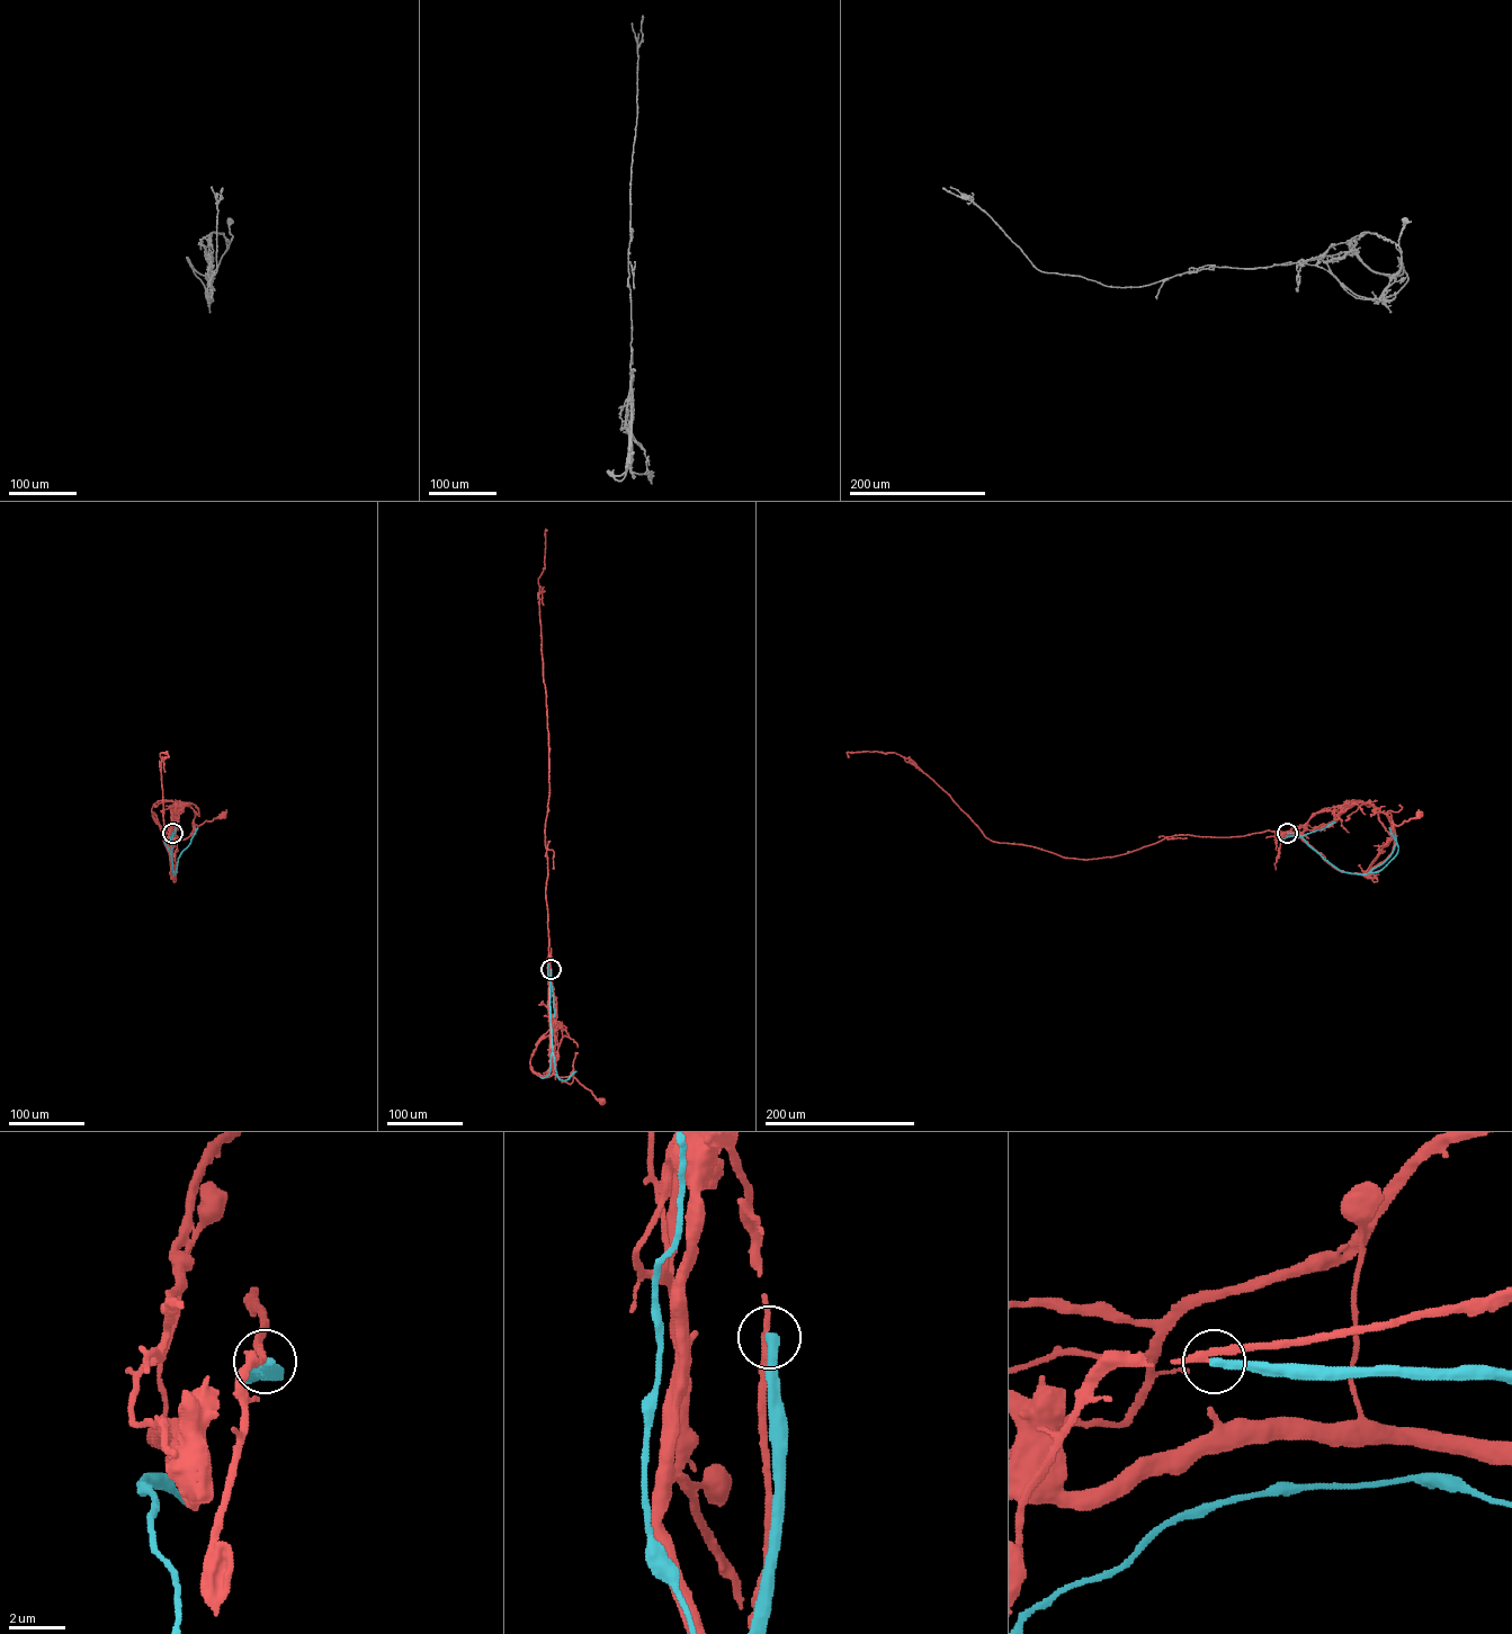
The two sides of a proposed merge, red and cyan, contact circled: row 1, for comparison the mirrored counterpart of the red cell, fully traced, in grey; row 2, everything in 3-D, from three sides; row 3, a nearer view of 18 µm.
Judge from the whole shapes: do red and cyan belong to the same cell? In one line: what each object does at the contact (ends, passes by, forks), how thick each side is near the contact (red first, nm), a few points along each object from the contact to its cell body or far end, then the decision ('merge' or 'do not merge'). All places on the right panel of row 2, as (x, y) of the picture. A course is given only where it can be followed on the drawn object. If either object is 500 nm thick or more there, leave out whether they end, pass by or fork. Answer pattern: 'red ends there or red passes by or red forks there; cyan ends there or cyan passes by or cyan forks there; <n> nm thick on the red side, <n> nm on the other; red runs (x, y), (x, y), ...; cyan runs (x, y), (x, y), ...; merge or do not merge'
red passes by; cyan ends there; 200 nm thick on the red side, 360 nm on the other; red runs (1287, 833), (1298, 829), (1339, 870), (1369, 876), (1379, 847), (1395, 838), (1393, 825), (1419, 816); cyan runs (1287, 833), (1300, 836), (1339, 869), (1365, 874), (1380, 871), (1397, 853), (1397, 843), (1388, 827); do not merge

